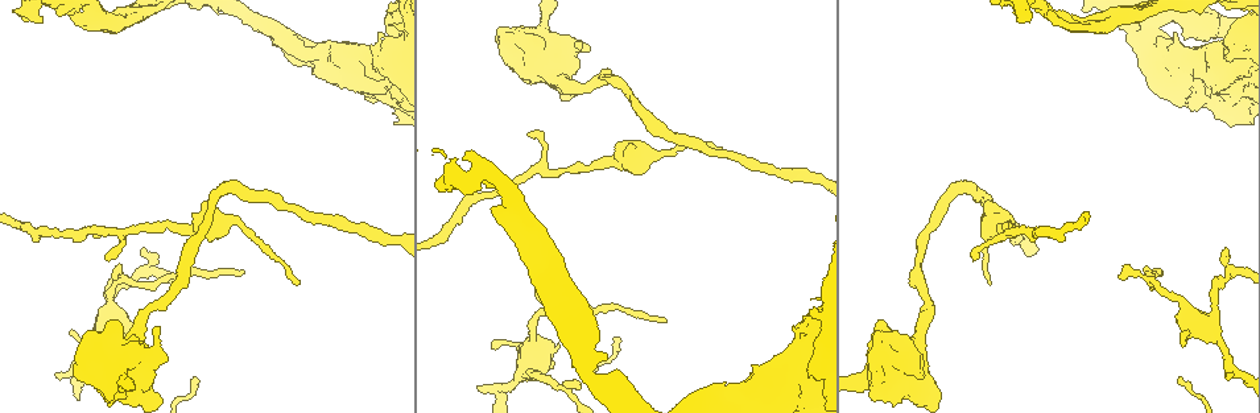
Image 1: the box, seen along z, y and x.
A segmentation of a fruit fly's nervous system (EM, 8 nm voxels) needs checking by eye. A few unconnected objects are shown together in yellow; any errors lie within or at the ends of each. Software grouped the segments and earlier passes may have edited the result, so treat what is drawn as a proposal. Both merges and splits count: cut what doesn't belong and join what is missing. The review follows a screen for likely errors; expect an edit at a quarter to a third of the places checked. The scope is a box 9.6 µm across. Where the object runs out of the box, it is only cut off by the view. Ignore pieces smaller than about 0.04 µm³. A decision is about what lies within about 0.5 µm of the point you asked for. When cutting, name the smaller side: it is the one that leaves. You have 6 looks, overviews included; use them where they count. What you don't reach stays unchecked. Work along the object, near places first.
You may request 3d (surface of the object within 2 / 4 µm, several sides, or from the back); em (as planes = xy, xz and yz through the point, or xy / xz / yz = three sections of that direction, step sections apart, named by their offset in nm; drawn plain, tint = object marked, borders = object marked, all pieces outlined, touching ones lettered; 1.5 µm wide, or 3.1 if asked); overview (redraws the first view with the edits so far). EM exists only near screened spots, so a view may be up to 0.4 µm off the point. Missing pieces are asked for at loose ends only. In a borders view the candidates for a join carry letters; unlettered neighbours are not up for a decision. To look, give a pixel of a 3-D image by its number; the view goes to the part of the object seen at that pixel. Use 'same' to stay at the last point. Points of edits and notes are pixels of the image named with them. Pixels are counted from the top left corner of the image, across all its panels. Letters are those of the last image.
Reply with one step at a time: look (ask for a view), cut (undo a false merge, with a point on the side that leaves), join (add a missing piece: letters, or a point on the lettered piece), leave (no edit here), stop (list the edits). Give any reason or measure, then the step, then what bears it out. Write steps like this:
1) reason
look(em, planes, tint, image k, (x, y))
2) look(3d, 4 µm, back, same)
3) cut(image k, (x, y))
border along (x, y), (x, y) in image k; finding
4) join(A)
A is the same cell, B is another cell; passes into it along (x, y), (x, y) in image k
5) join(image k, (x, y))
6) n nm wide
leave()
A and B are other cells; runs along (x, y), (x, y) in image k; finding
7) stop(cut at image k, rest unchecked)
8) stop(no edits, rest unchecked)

thin end
look(3d, 2 µm, image 1, (296, 285))

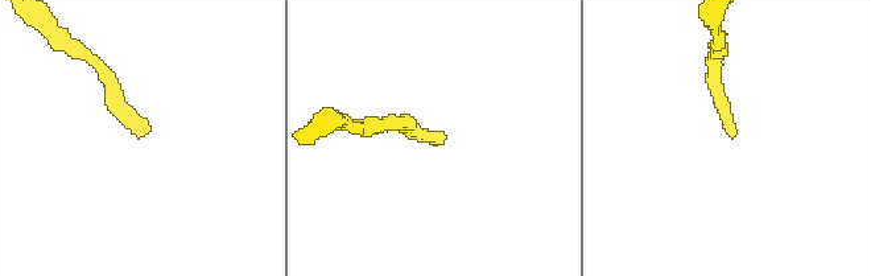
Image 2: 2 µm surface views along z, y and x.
look(em, planes, borders, image 2, (435, 141))

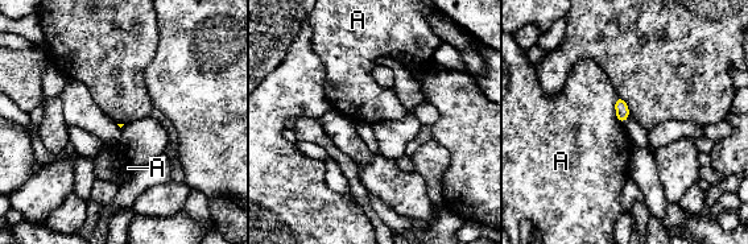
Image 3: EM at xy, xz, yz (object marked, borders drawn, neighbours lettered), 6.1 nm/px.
leave()
A is another cell; border along (616, 94), (615, 118), (622, 125) in image 3; no lettered piece goes on from it

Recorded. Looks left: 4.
stops while still wide
look(em, xz, step 8, tint, image 1, (590, 47))

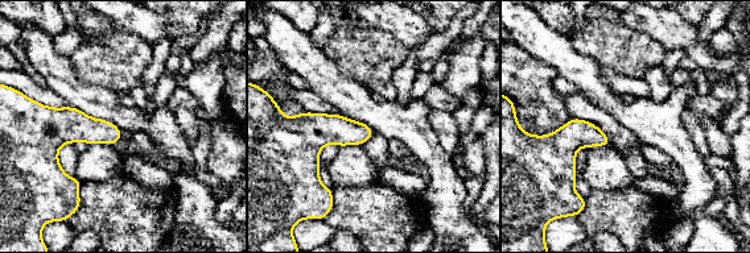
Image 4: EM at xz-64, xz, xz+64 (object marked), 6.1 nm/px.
look(em, planes, borders, same)

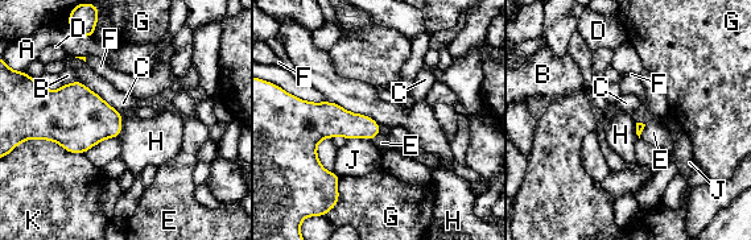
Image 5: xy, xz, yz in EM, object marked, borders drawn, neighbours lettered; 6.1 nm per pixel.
H touches over 360 nm
leave()
A, B, C, D, E, F, G, H, J and K are other cells; border along (329, 100), (368, 115), (380, 127) in image 5; none of them fits

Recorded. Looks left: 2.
branch stops here
look(em, xz, step 4, borders, image 1, (480, 386))

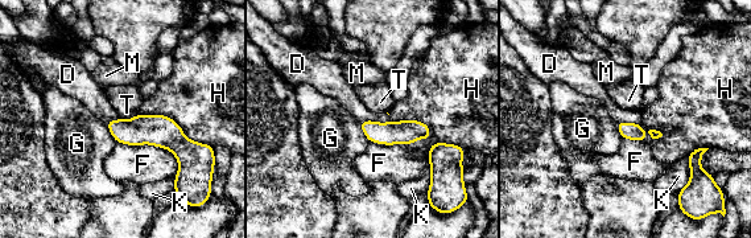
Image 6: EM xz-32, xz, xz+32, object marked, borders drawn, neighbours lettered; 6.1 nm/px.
look(em, planes, borders, same)

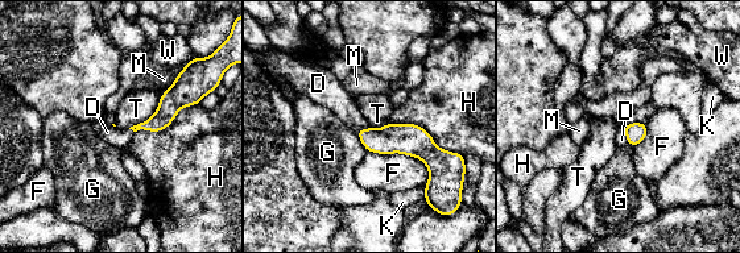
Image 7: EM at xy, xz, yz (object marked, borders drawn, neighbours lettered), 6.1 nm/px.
join(D)
D is the same cell, F, G, H, K, M, T and W are other cells; passes into it along (636, 132), (625, 135), (621, 140) in image 7; the neuron continues

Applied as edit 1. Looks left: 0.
stop(join at image 7, rest unchecked)

